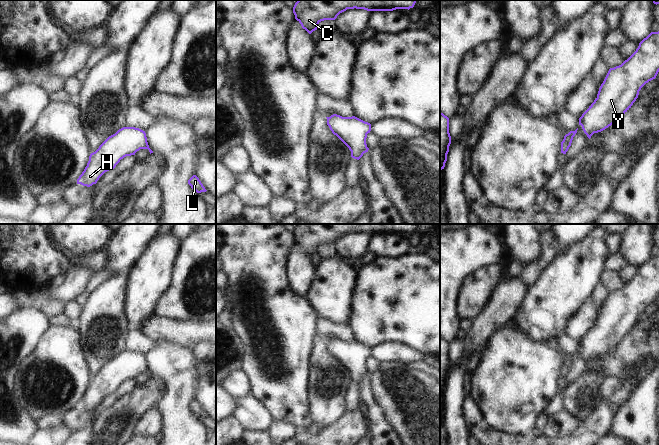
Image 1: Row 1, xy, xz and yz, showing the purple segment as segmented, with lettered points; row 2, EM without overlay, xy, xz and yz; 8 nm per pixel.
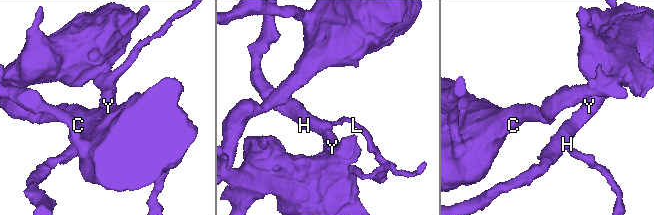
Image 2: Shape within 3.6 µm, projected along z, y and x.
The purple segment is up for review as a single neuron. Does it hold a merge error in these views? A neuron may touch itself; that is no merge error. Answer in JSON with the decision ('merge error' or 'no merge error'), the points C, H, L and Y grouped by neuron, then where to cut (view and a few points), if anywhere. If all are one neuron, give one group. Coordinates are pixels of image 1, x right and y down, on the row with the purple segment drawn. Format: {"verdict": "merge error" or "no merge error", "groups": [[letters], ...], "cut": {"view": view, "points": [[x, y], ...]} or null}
{"verdict": "no merge error", "groups": [["C", "H", "L", "Y"]], "cut": null}

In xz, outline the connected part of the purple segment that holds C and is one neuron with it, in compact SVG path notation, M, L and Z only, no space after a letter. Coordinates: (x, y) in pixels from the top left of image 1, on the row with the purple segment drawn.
M298 0L293 13L295 19L309 34L324 20L335 20L347 9L393 11L413 8L416 0Z

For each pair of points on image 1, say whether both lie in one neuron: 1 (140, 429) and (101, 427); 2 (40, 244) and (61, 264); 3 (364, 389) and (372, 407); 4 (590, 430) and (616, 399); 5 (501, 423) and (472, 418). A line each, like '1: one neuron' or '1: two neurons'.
1: two neurons
2: one neuron
3: one neuron
4: one neuron
5: two neurons

